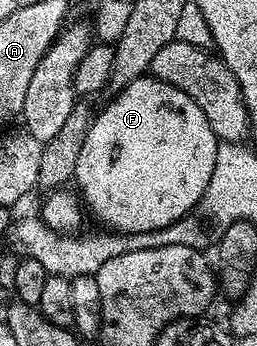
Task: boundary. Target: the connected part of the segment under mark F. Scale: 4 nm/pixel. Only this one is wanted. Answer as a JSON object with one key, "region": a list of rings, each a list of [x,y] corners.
{"region":[[[152,76],[137,78],[112,97],[94,117],[87,140],[83,140],[79,164],[75,164],[75,186],[81,189],[79,194],[88,213],[93,213],[106,231],[121,234],[165,229],[200,207],[215,169],[219,140],[199,104],[187,92],[179,92],[179,88],[163,80]]]}

